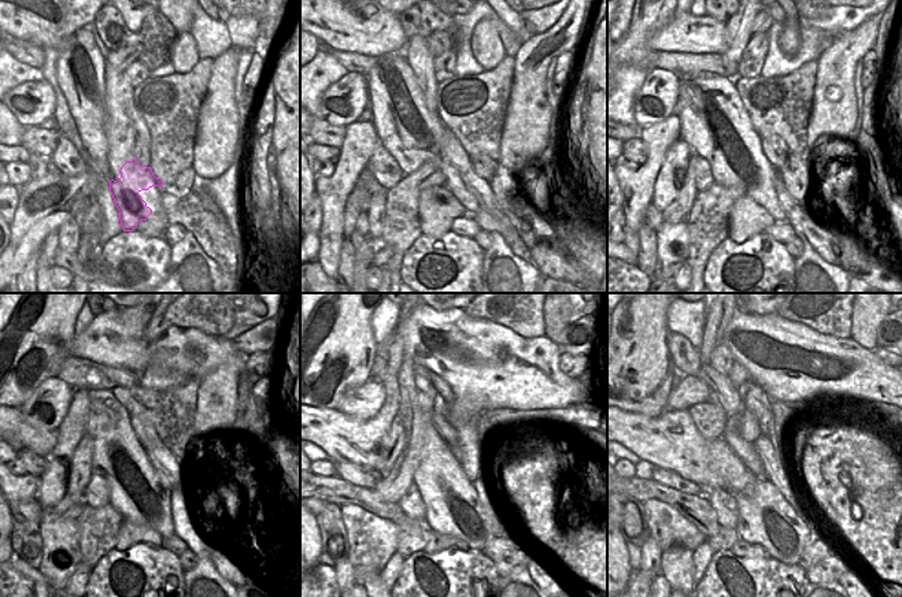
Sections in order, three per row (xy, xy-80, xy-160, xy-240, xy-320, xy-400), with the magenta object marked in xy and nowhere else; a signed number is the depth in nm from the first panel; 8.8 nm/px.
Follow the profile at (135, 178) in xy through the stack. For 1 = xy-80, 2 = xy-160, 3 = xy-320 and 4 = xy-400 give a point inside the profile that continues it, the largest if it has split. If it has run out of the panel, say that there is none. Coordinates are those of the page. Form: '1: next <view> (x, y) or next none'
1: next xy-80 (436, 212)
2: next xy-160 (747, 218)
3: next xy-320 (437, 541)
4: next xy-400 (740, 549)

